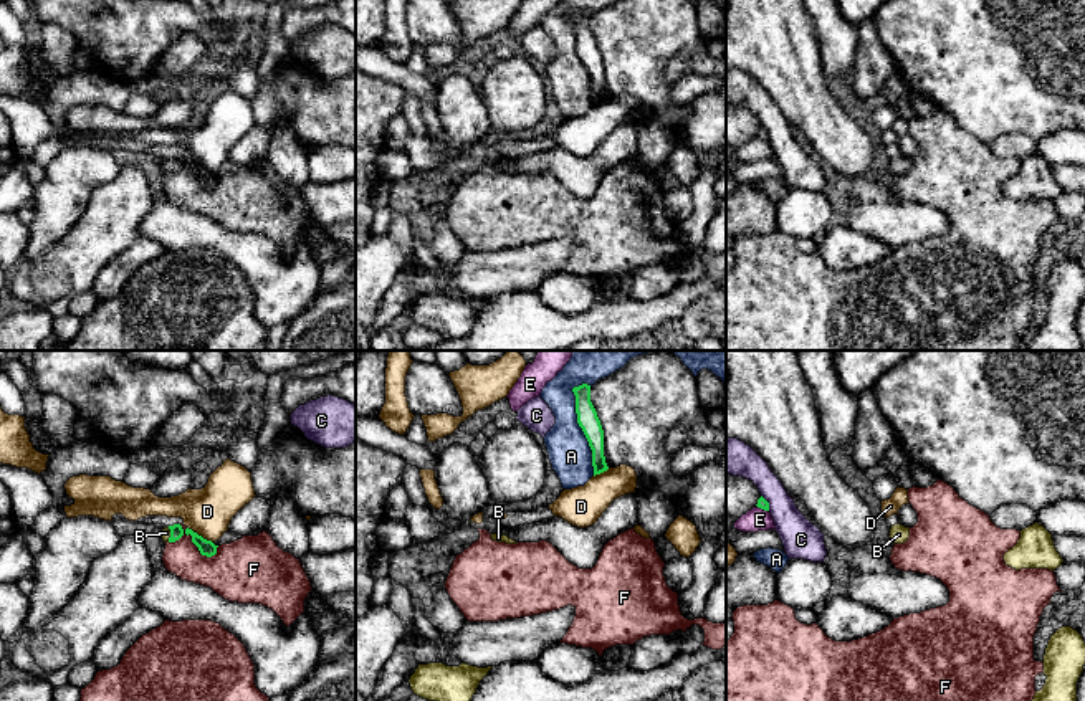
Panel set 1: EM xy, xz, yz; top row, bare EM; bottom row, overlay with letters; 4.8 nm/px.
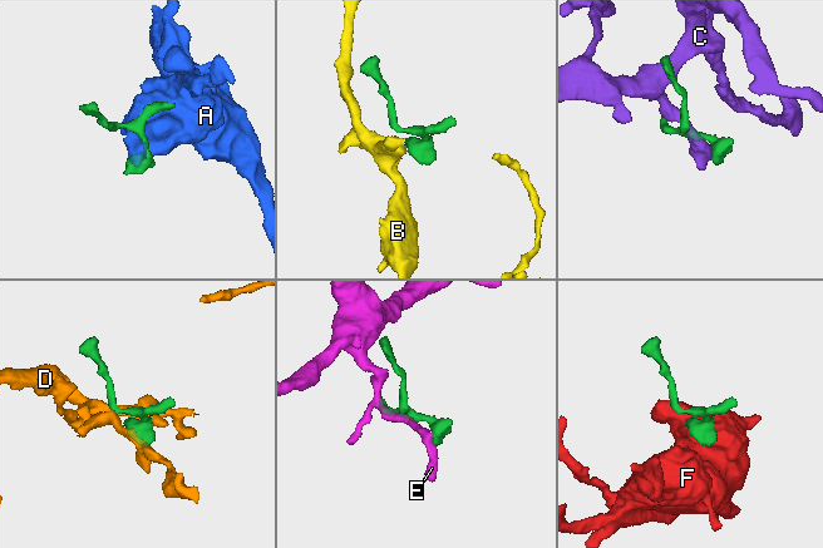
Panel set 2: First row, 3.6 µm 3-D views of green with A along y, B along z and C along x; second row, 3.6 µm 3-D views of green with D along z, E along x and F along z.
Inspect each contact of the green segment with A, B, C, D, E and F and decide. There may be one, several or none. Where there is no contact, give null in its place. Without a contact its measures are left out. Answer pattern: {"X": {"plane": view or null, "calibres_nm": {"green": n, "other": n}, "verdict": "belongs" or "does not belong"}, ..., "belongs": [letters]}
{"A": {"plane": "xz", "calibres_nm": {"green": 100, "other": 200}, "verdict": "does not belong"}, "B": {"plane": "xy", "calibres_nm": {"green": 60, "other": 50}, "verdict": "belongs"}, "C": {"plane": "yz", "calibres_nm": {"green": 50, "other": 190}, "verdict": "does not belong"}, "D": {"plane": "xy", "calibres_nm": {"green": 80, "other": 240}, "verdict": "does not belong"}, "E": {"plane": "yz", "calibres_nm": {"green": 50, "other": 110}, "verdict": "does not belong"}, "F": {"plane": "xy", "calibres_nm": {"green": 80, "other": 240}, "verdict": "does not belong"}, "belongs": ["B"]}

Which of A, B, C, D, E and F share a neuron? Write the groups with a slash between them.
A / B / C / D / E / F

